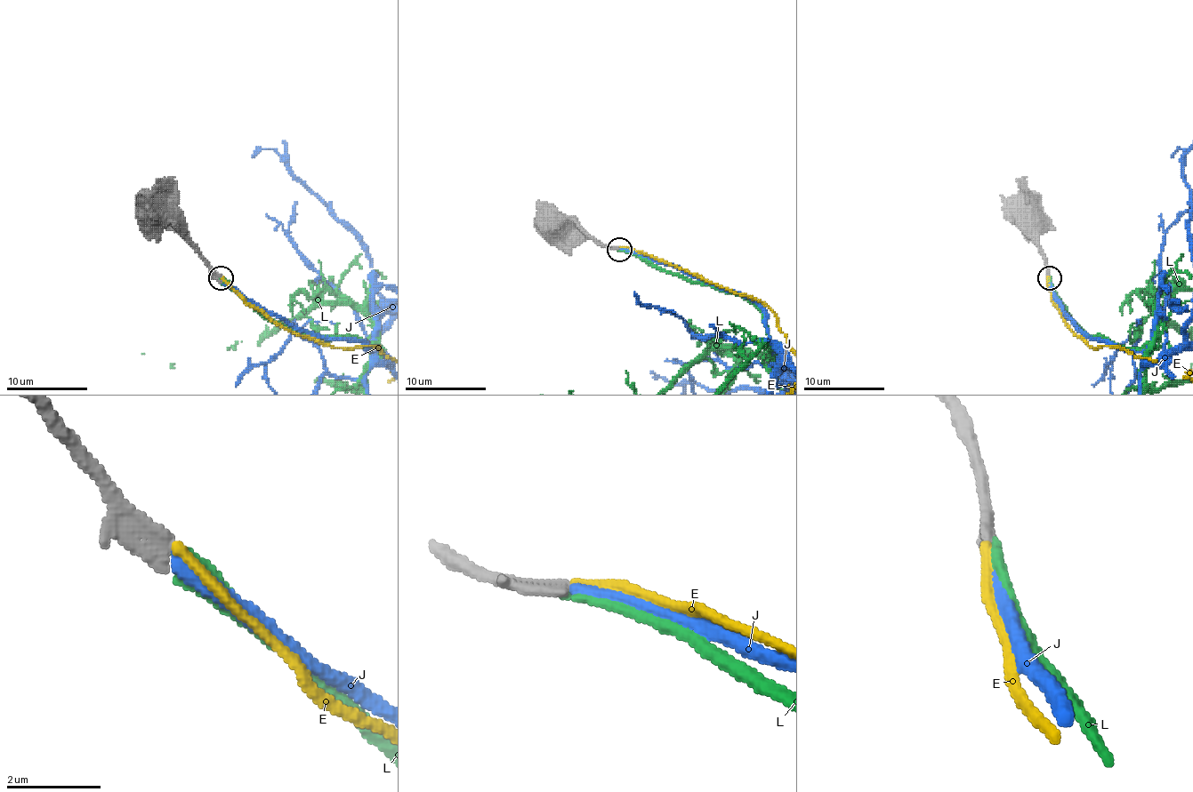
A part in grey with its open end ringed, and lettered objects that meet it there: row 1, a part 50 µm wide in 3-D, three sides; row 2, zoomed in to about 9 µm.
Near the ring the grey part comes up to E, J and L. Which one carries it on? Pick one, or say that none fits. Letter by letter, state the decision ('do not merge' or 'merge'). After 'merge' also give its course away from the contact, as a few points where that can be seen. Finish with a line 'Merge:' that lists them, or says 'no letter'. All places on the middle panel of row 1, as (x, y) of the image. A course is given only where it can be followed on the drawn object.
E: do not merge
J: do not merge
L: merge
Merge: L

